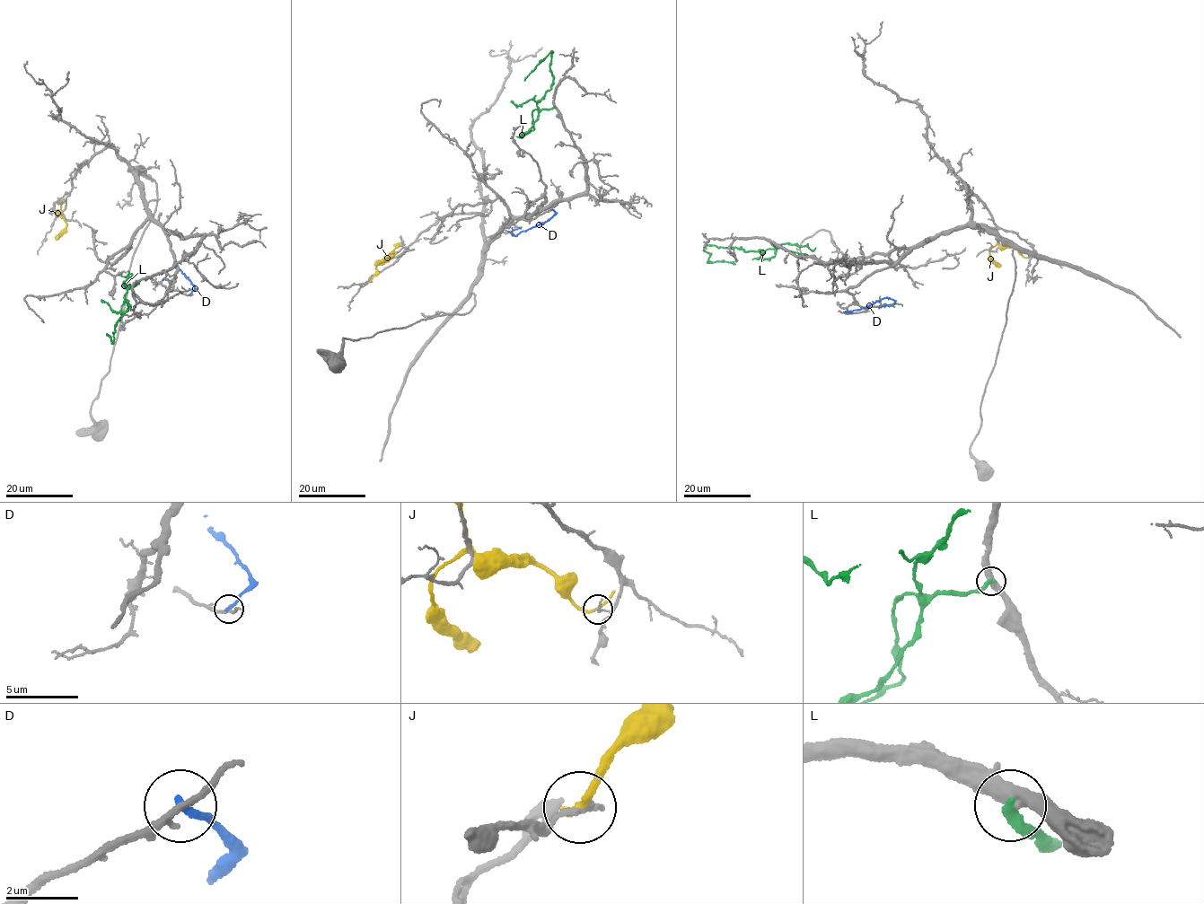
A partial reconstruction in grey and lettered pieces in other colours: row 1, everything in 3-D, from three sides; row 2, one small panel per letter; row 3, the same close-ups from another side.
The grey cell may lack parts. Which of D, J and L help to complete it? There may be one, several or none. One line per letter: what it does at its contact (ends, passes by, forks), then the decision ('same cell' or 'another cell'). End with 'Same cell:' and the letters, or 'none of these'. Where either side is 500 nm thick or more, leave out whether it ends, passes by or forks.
D: it ends | another cell
J: it passes by | another cell
L: it ends | another cell
Same cell: none of these

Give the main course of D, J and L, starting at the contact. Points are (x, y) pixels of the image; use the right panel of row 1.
D: (844, 312), (883, 298), (894, 302), (879, 307)
J: (1028, 257), (1023, 256), (1018, 249), (998, 243), (990, 251), (990, 258), (1000, 266)
L: (771, 242), (777, 247), (747, 252), (732, 247), (704, 246), (703, 250), (709, 254), (708, 260), (734, 264)

